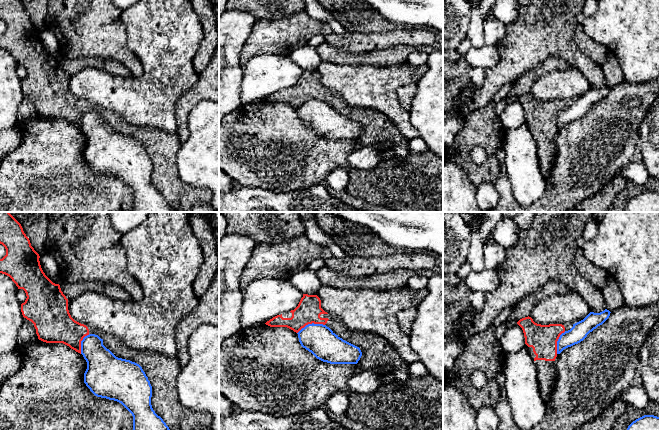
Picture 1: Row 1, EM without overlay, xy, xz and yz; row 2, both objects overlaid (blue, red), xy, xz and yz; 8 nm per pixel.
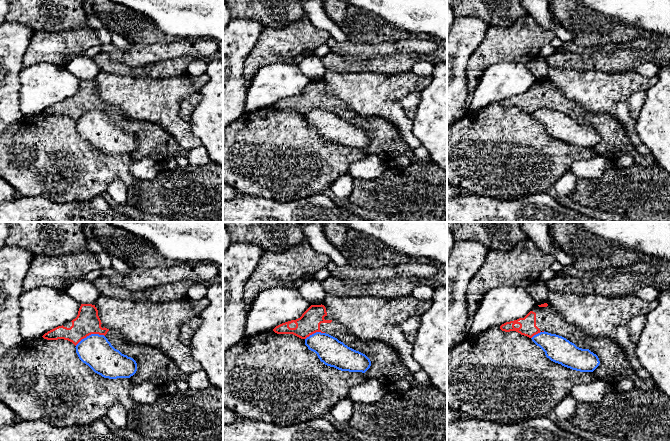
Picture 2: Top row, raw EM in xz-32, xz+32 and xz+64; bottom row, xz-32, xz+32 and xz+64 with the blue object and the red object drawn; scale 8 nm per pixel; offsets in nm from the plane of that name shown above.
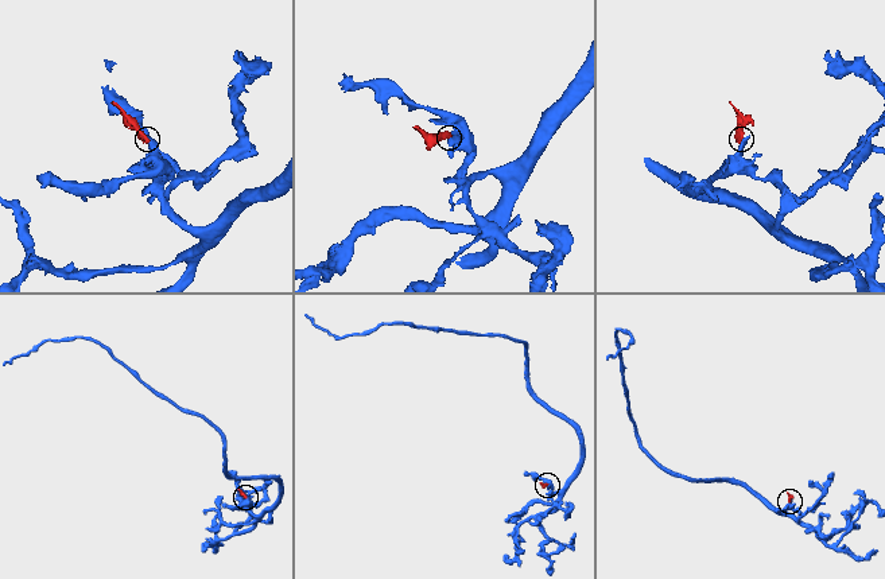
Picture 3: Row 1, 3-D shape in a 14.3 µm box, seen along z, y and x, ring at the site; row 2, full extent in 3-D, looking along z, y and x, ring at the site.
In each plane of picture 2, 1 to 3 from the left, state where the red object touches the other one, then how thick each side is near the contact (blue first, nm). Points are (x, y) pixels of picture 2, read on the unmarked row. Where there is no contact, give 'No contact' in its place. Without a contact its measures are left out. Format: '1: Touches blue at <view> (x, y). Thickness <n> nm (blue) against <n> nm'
1: Touches blue at xz-32 (89, 111). Thickness 260 nm (blue) against 200 nm
2: Touches blue at xz+32 (314, 109). Thickness 220 nm (blue) against 180 nm
3: Touches blue at xz+64 (536, 110). Thickness 220 nm (blue) against 130 nm

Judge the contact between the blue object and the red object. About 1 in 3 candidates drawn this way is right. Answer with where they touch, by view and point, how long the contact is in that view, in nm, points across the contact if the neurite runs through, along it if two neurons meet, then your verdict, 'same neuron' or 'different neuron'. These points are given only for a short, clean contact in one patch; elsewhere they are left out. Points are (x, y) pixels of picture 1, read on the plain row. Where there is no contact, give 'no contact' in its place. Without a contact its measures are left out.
meets blue in xz at (310, 100); contact 240 nm long; border along xz (324, 100), (308, 99), (297, 109); different neuron

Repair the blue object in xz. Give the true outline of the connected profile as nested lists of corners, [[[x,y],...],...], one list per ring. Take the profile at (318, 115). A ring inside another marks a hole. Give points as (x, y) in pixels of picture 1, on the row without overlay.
[[[308,100],[297,110],[301,122],[323,138],[330,140],[357,140],[362,132],[359,123],[343,116],[326,101]]]

